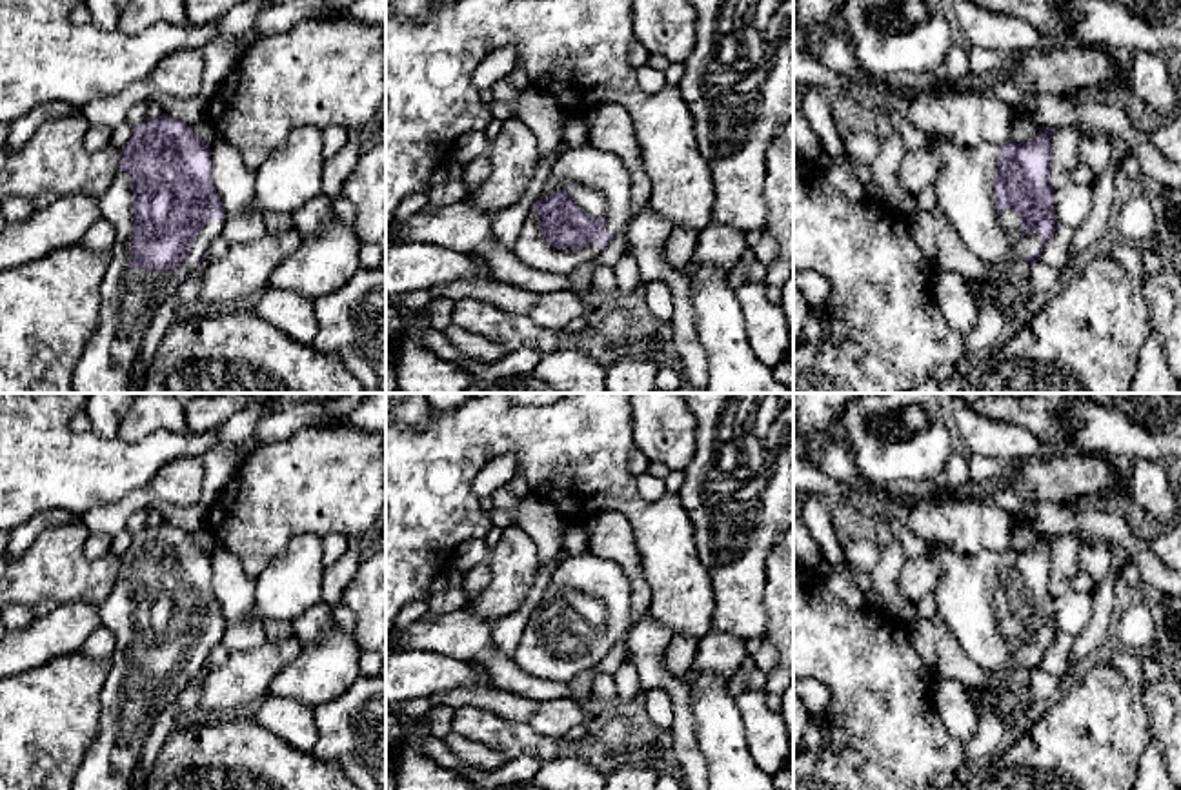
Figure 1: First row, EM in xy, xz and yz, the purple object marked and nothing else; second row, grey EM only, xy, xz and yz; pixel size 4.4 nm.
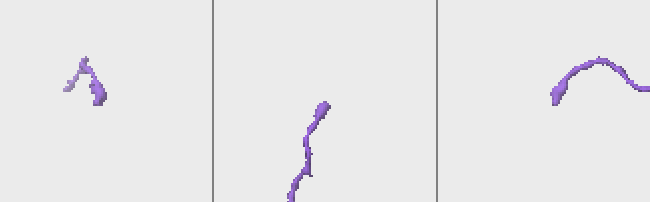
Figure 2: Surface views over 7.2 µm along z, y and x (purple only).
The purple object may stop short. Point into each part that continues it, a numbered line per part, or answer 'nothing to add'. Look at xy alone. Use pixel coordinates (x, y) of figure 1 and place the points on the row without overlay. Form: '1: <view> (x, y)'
1: xy (130, 705)

